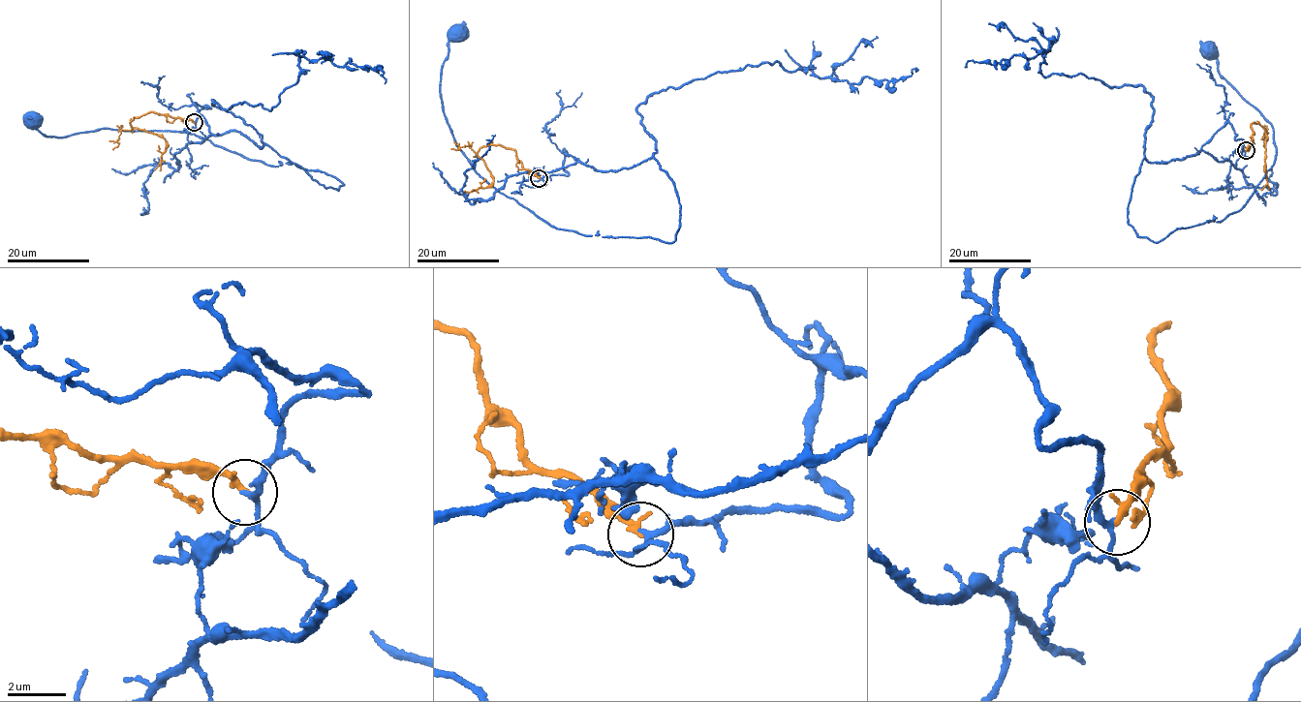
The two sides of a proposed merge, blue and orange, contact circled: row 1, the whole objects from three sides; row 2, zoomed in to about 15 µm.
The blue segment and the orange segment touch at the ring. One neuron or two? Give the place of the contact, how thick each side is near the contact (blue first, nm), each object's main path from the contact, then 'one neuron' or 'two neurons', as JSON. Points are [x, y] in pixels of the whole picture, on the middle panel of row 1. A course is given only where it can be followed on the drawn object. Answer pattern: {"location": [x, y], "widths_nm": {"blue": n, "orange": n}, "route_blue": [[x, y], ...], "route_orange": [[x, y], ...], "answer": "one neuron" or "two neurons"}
{"location": [539, 178], "widths_nm": {"blue": 160, "orange": 240}, "route_blue": [[540, 178], [655, 159], [675, 239], [551, 227], [479, 176], [440, 89], [458, 33]], "route_orange": [[540, 178], [523, 168], [514, 150], [484, 145], [478, 157], [493, 182], [464, 191]], "answer": "one neuron"}

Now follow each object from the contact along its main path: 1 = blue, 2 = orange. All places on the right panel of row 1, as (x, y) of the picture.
1: (1245, 150), (1229, 123), (1143, 159), (1129, 225), (1221, 221), (1275, 163), (1207, 51)
2: (1245, 150), (1254, 139), (1251, 124), (1254, 122), (1261, 126), (1267, 138), (1264, 142), (1268, 190)

